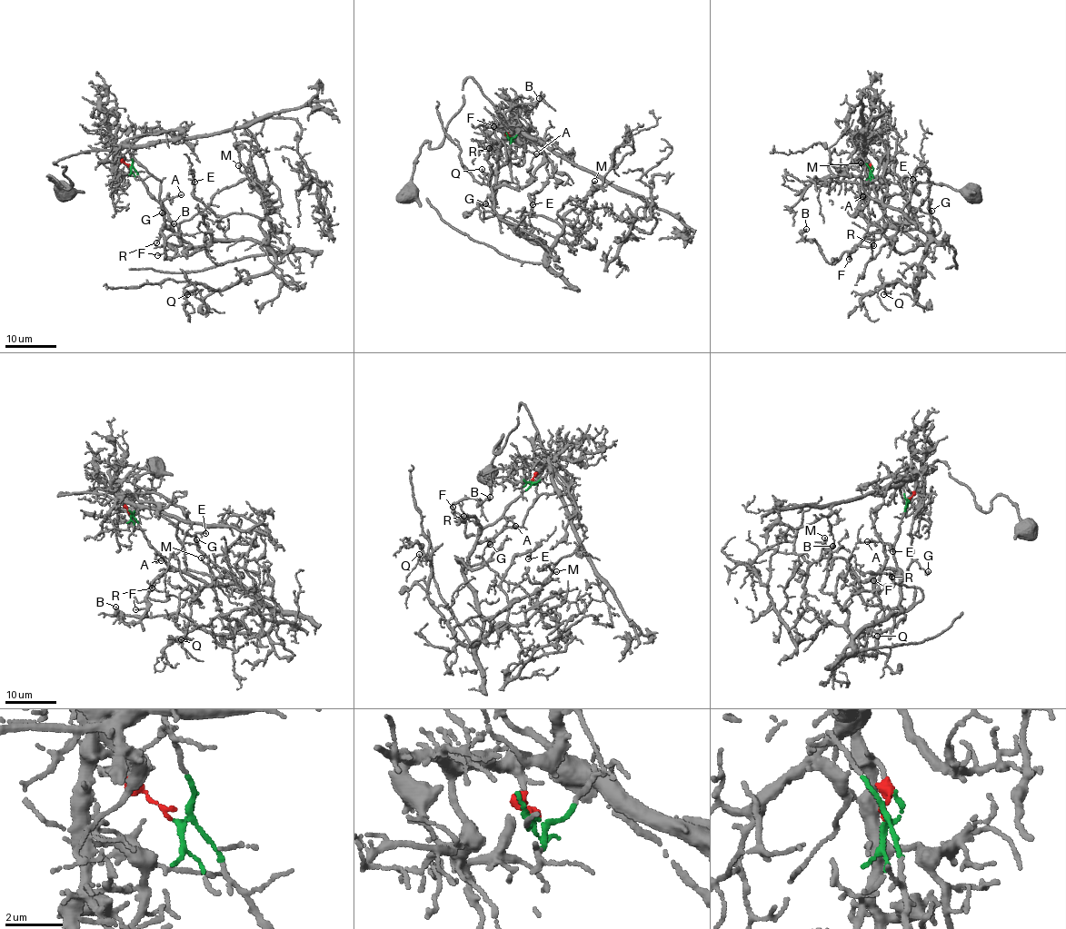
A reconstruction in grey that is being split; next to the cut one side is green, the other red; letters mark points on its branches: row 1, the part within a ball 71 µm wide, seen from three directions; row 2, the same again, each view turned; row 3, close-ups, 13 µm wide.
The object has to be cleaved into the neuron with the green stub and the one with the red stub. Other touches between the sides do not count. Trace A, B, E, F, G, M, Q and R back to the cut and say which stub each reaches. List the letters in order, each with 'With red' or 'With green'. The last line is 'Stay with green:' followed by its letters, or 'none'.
A: With green
B: With green
E: With green
F: With green
G: With green
M: With green
Q: With green
R: With green
Stay with green: A, B, E, F, G, M, Q, R

